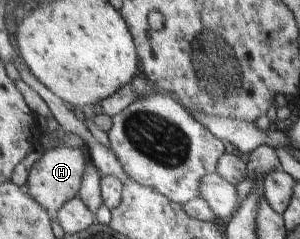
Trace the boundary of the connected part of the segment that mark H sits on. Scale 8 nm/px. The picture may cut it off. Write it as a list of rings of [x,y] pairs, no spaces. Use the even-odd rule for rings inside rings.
[[[55,147],[43,154],[36,163],[30,167],[26,181],[29,194],[50,213],[51,217],[56,219],[57,212],[79,195],[86,173],[86,163],[89,153],[85,147]]]

